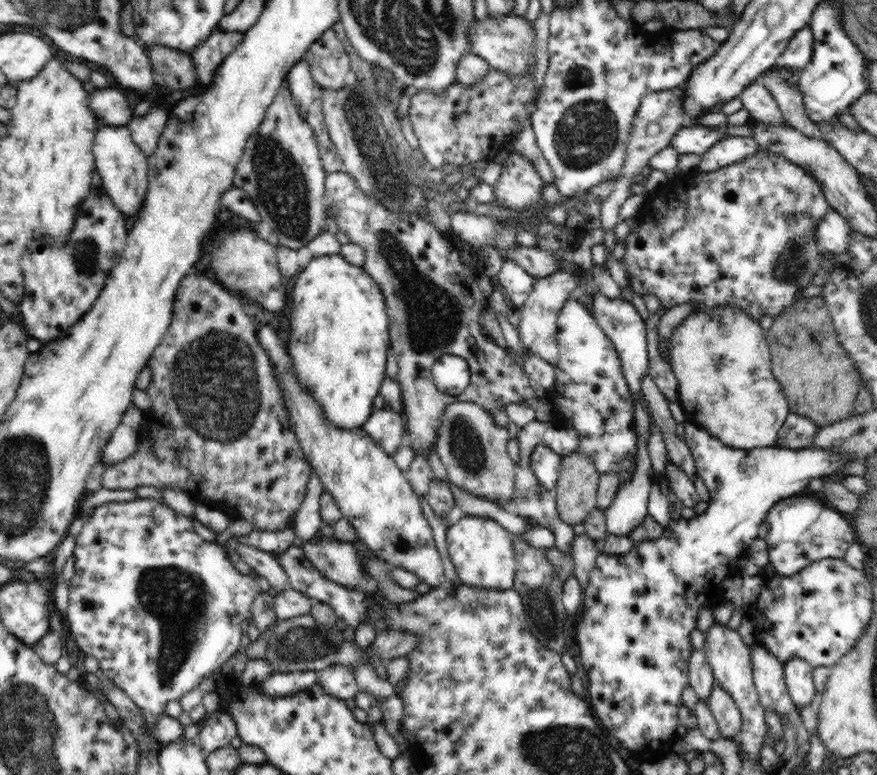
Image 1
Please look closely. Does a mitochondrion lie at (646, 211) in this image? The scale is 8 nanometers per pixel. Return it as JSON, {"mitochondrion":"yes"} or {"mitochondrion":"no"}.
{"mitochondrion":"no"}

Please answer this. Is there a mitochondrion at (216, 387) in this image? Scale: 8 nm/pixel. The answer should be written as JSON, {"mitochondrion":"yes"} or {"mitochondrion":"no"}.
{"mitochondrion":"yes"}

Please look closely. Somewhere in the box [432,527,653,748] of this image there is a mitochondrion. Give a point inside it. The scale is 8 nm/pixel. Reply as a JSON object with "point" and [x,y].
{"point":[542,608]}

